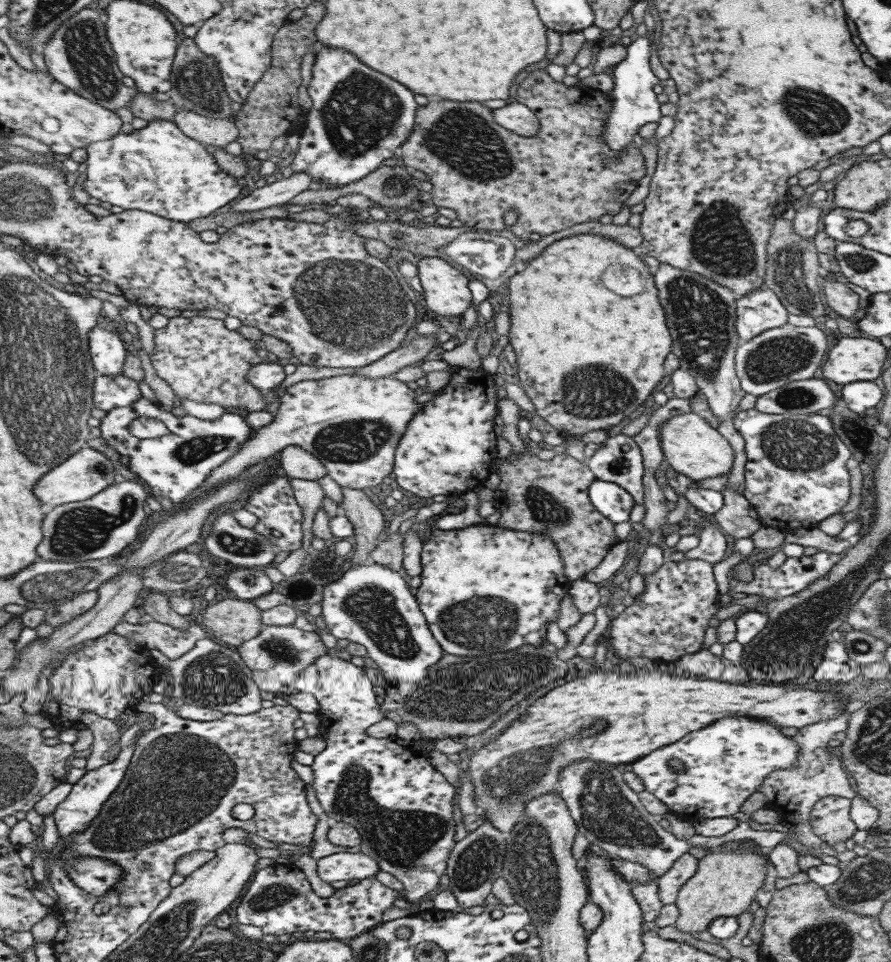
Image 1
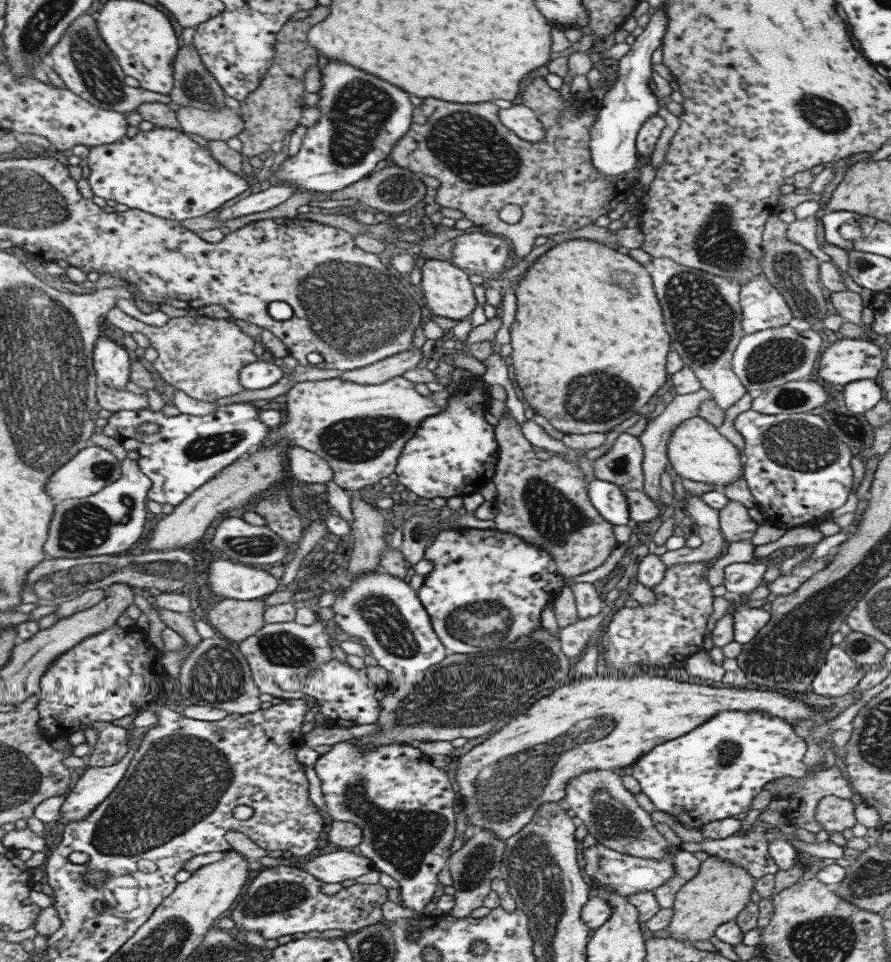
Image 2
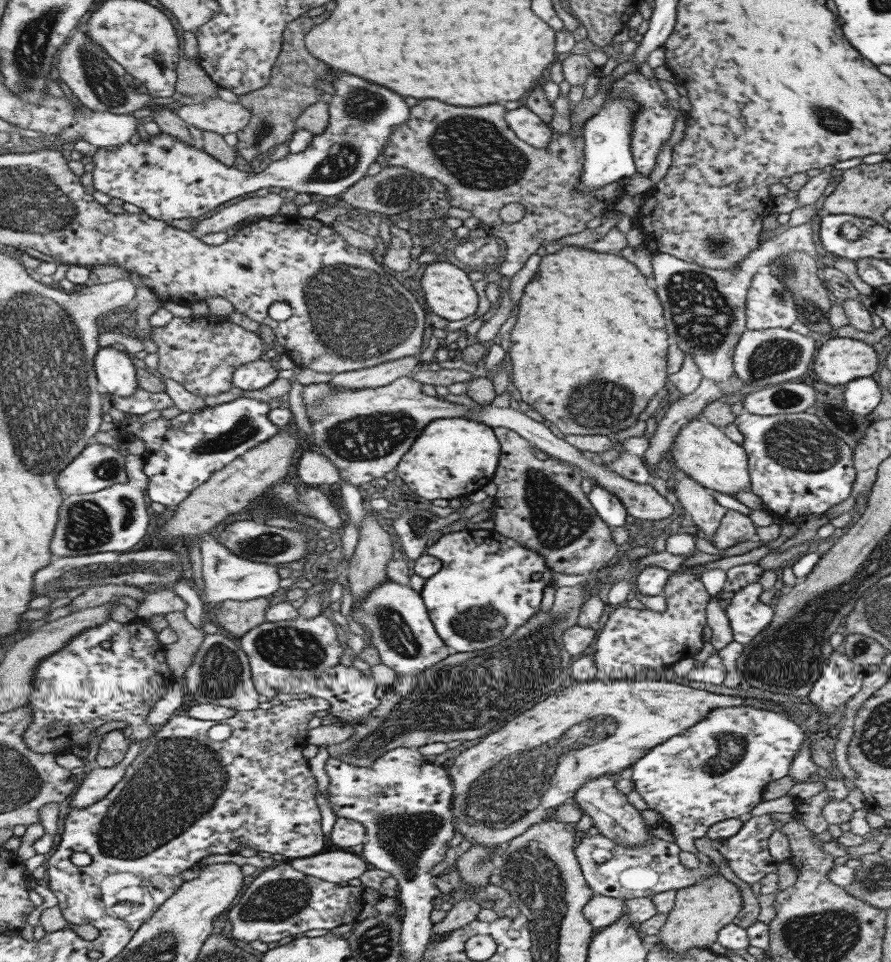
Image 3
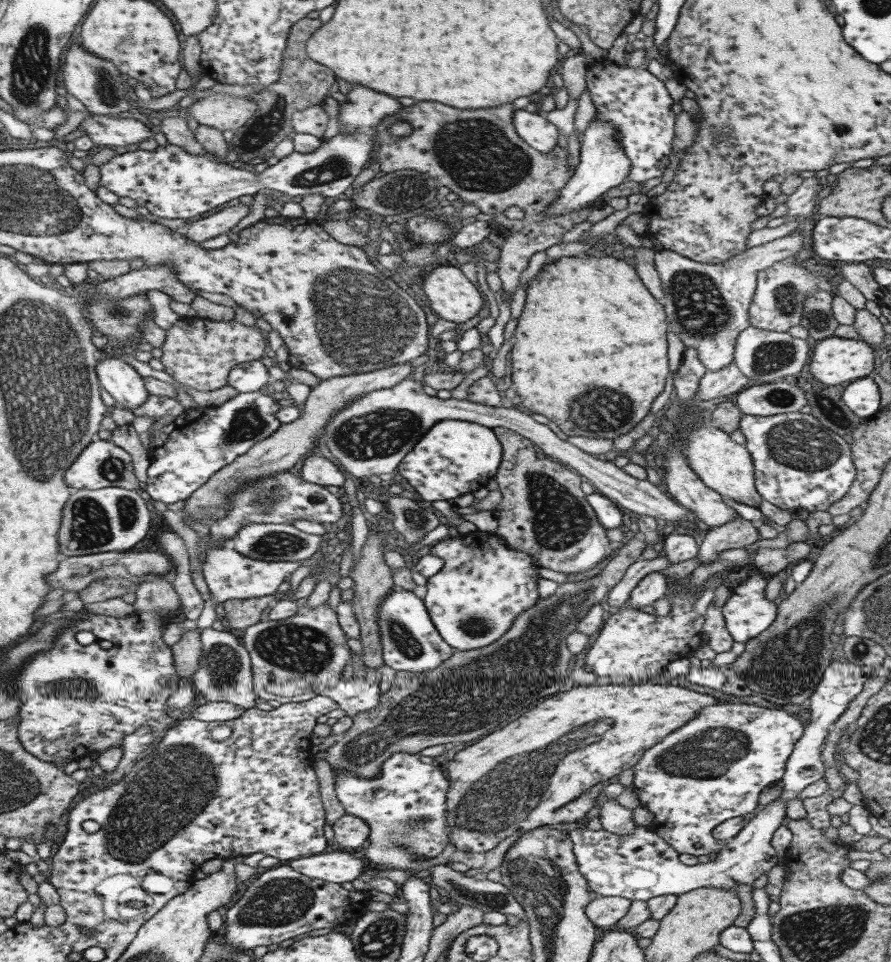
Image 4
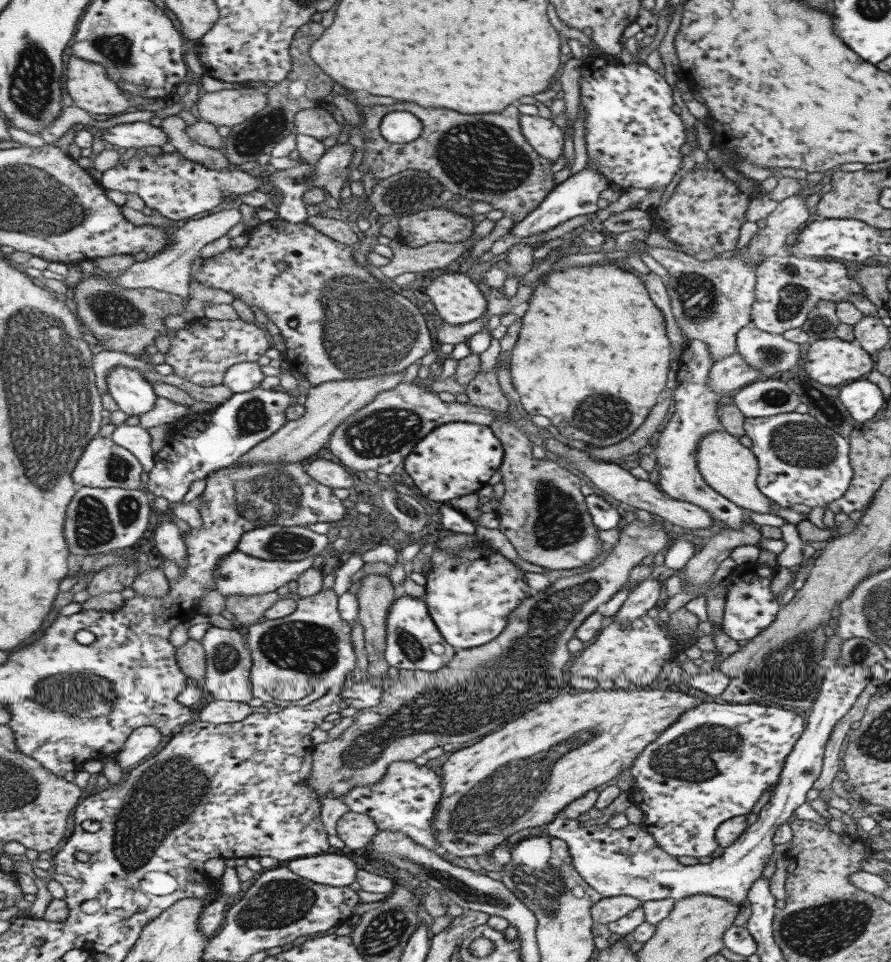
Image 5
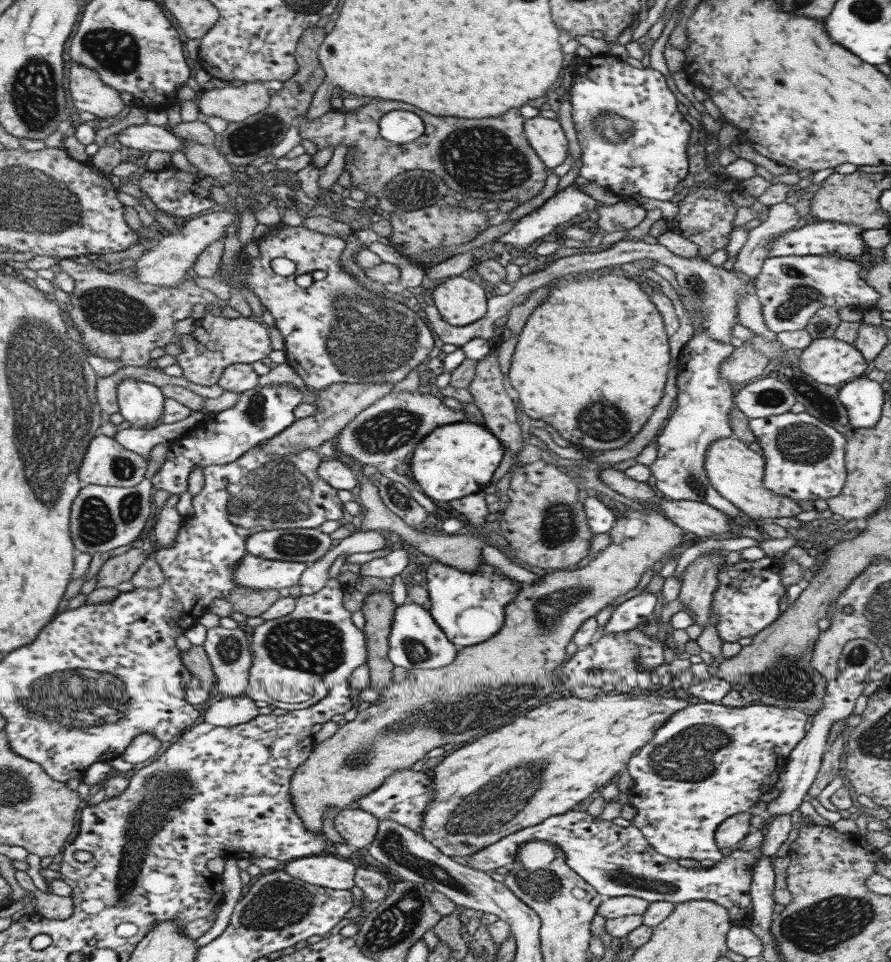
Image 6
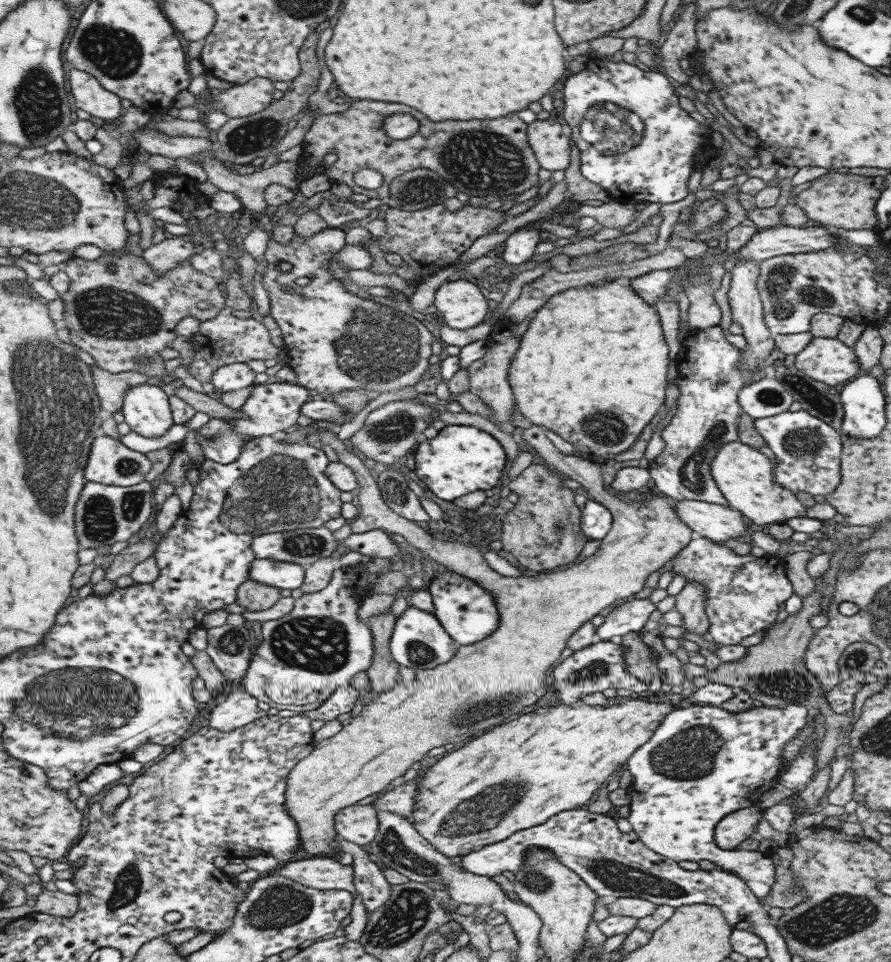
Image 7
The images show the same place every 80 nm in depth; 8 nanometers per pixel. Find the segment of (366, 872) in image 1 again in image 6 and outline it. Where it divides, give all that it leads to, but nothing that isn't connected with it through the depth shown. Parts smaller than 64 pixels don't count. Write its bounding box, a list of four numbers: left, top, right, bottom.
[284,854,355,890]

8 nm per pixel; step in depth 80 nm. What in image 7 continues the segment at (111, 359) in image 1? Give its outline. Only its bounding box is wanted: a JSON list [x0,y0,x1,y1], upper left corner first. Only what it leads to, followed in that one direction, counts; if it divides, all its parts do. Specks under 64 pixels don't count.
[120,382,173,438]

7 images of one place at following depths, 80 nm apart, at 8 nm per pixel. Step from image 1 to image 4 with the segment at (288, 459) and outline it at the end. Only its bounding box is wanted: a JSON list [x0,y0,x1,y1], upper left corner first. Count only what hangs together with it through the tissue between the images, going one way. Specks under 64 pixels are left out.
[299,454,343,486]

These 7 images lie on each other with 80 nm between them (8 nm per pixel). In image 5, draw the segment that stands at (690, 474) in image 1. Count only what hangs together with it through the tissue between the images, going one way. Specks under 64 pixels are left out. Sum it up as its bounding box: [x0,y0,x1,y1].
[696,431,773,513]

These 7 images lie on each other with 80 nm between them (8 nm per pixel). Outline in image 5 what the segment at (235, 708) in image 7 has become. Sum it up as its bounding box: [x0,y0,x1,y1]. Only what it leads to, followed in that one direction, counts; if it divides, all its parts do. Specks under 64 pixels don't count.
[195,701,254,724]

